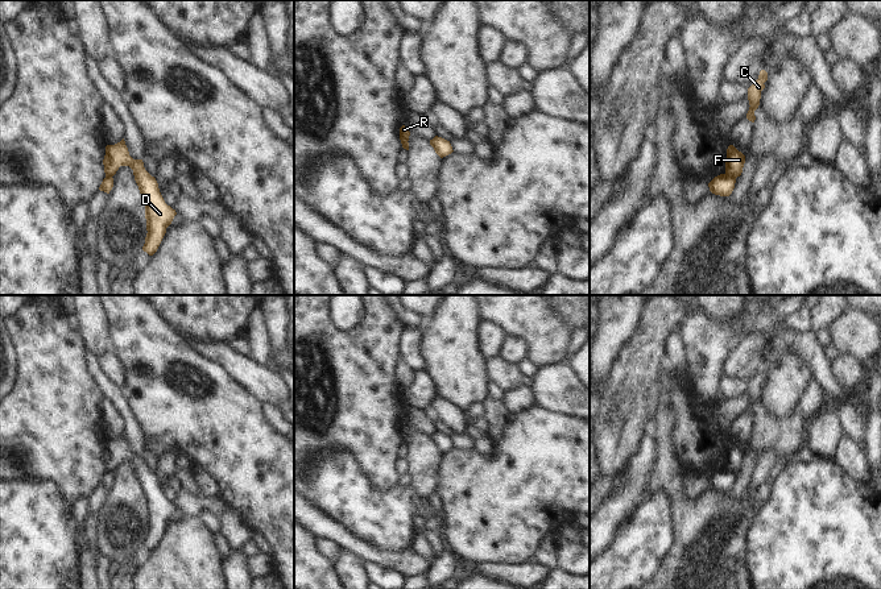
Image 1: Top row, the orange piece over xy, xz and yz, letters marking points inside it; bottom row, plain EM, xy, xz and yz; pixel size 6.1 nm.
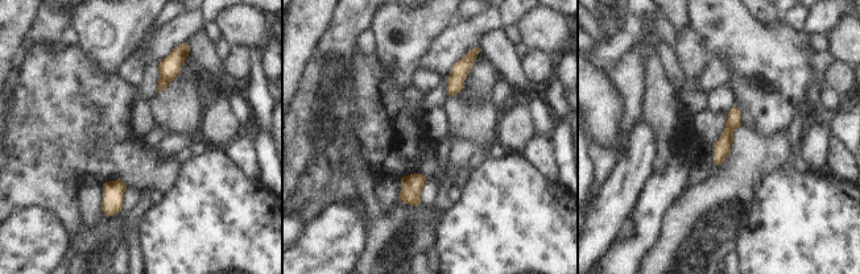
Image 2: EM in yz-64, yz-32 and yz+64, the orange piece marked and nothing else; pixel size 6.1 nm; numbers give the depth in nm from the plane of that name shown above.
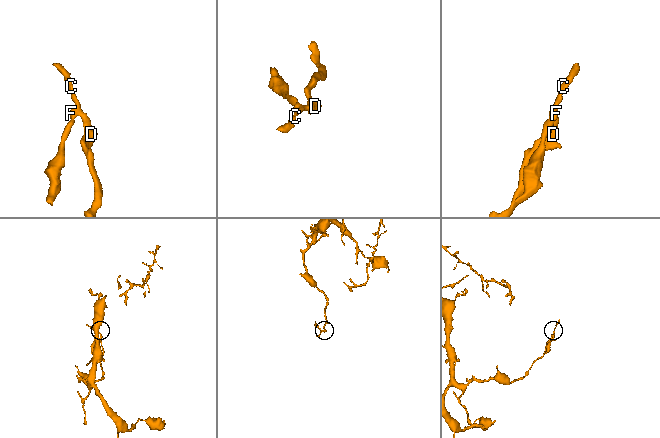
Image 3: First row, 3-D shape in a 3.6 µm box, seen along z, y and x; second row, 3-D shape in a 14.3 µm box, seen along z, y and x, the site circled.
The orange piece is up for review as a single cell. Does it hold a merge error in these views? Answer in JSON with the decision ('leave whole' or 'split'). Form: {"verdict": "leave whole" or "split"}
{"verdict": "split"}

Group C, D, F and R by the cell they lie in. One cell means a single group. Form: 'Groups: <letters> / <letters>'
Groups: C D F / R

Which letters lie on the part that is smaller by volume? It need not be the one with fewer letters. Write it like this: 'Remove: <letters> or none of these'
Remove: R

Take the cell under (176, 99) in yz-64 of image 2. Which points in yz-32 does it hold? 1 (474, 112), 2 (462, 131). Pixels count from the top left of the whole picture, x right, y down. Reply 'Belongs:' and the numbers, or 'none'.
Belongs: 1, 2

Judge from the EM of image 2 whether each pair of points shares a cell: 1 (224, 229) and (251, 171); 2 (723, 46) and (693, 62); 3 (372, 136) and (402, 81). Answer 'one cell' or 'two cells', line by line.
1: two cells
2: two cells
3: two cells

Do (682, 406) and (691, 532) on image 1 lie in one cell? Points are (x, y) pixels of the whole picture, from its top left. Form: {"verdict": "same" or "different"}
{"verdict": "different"}

